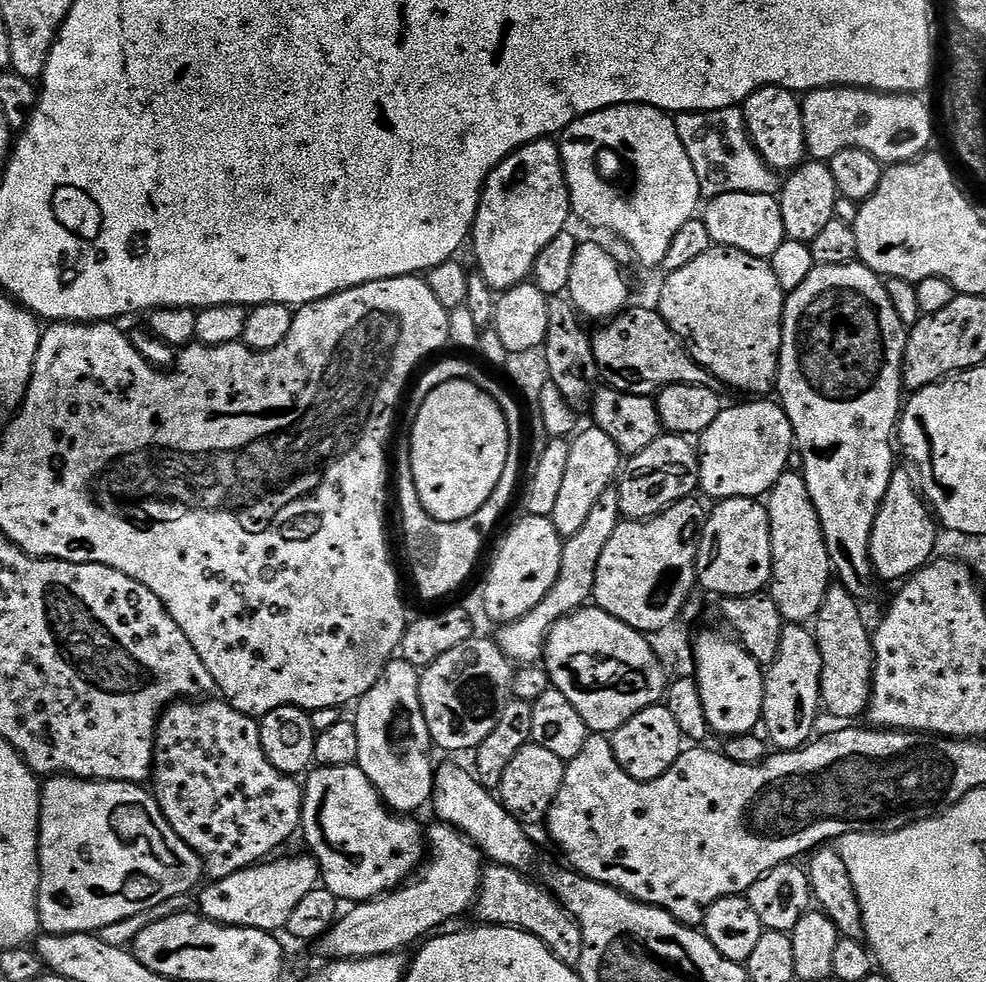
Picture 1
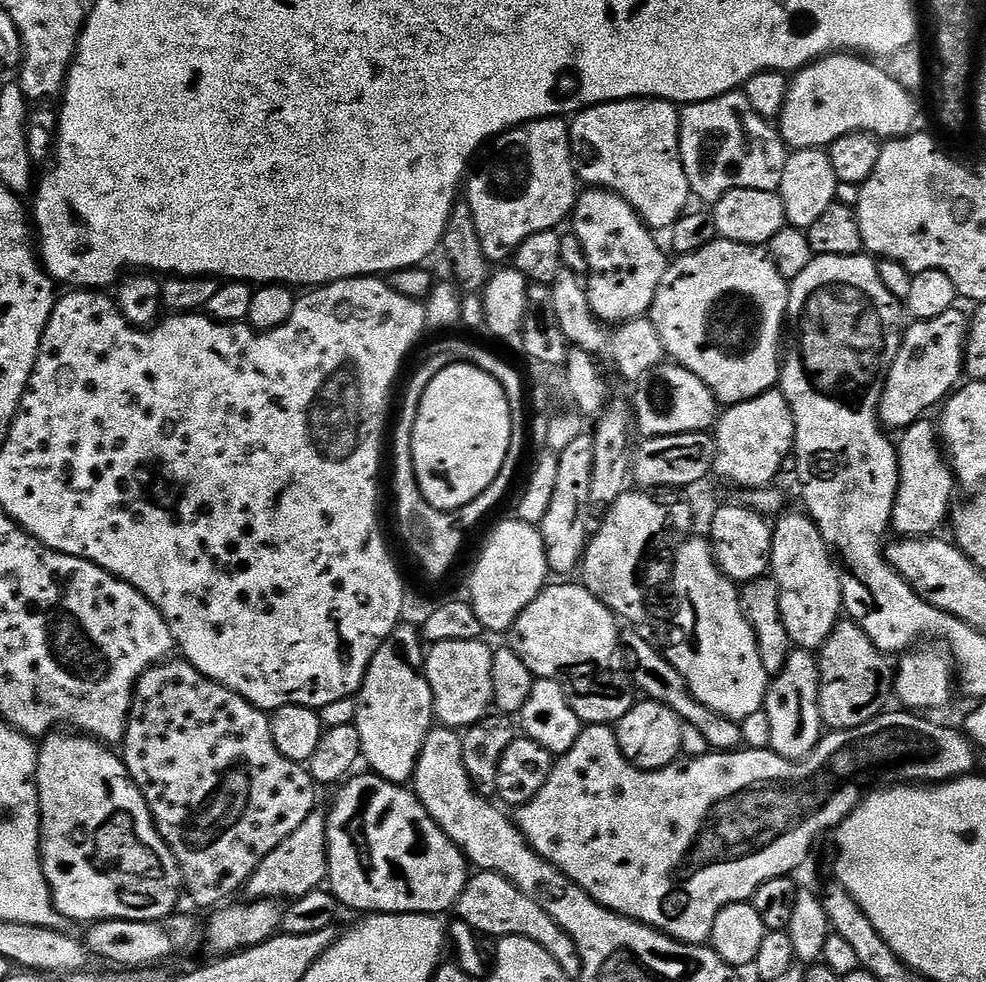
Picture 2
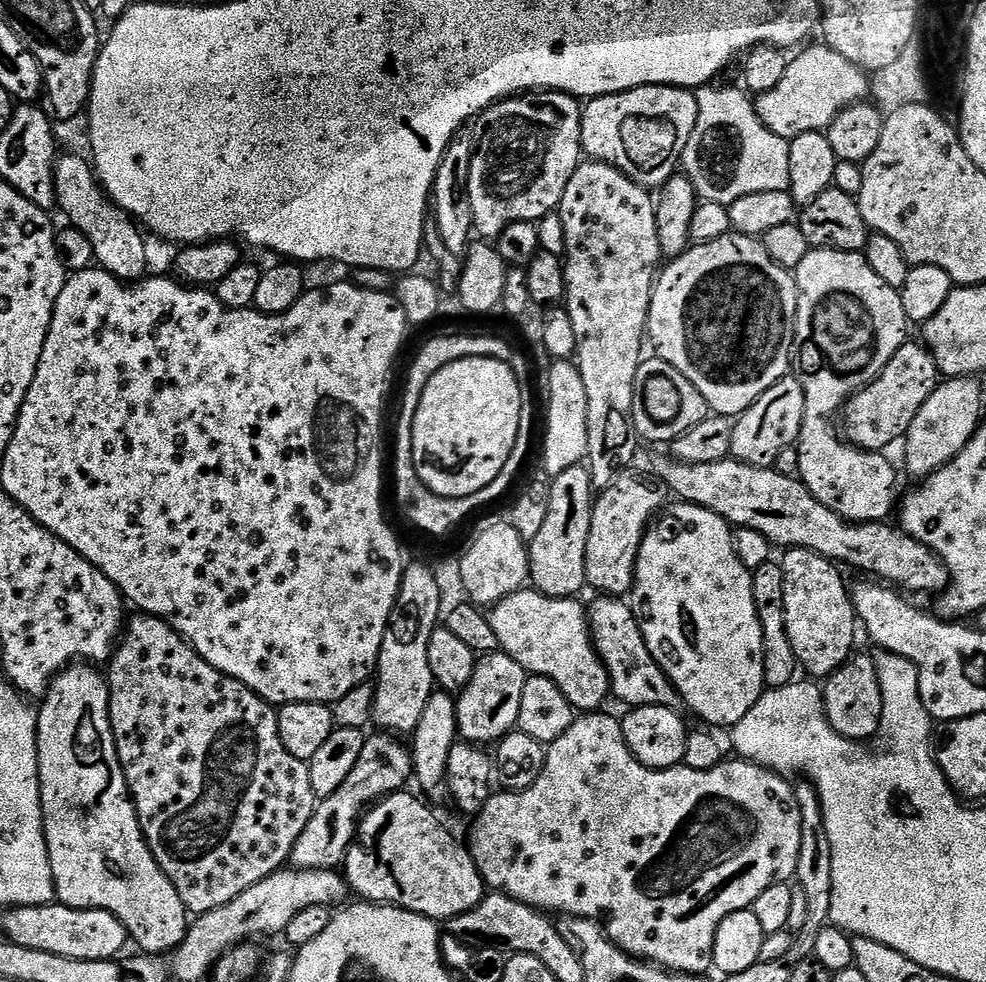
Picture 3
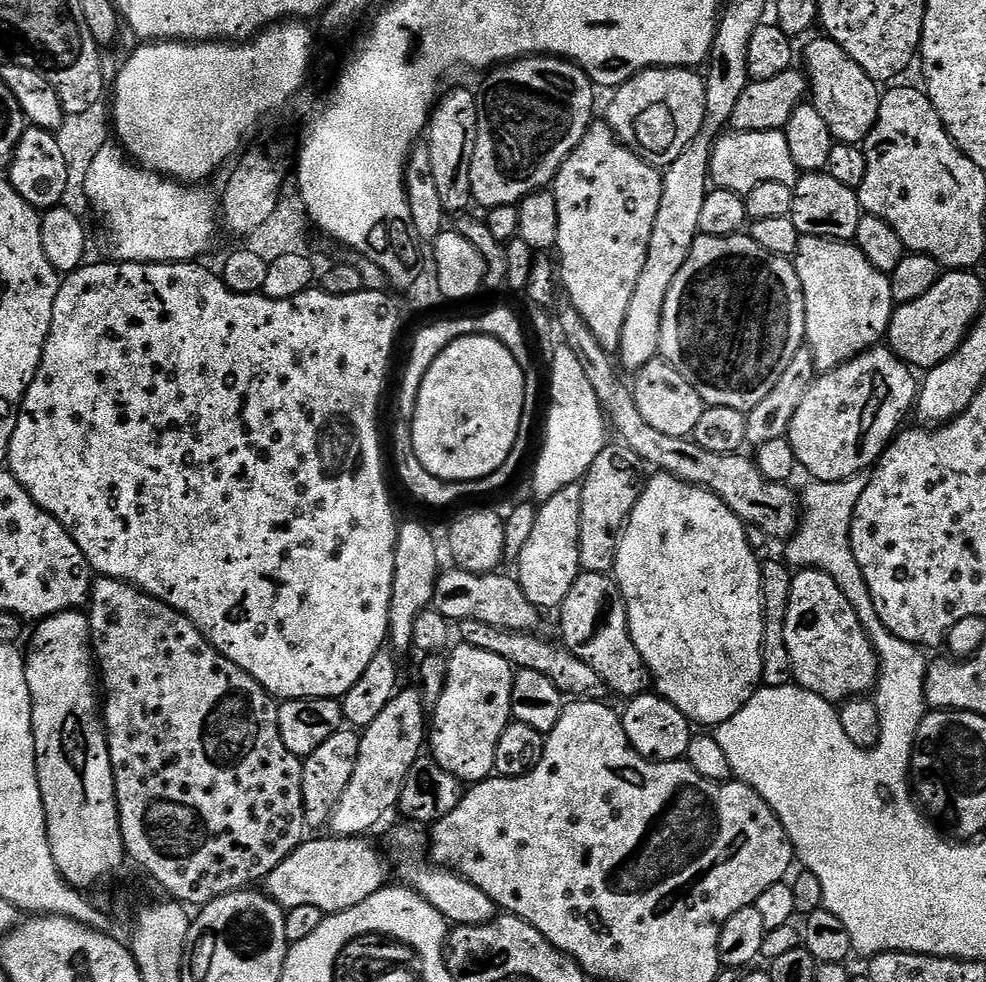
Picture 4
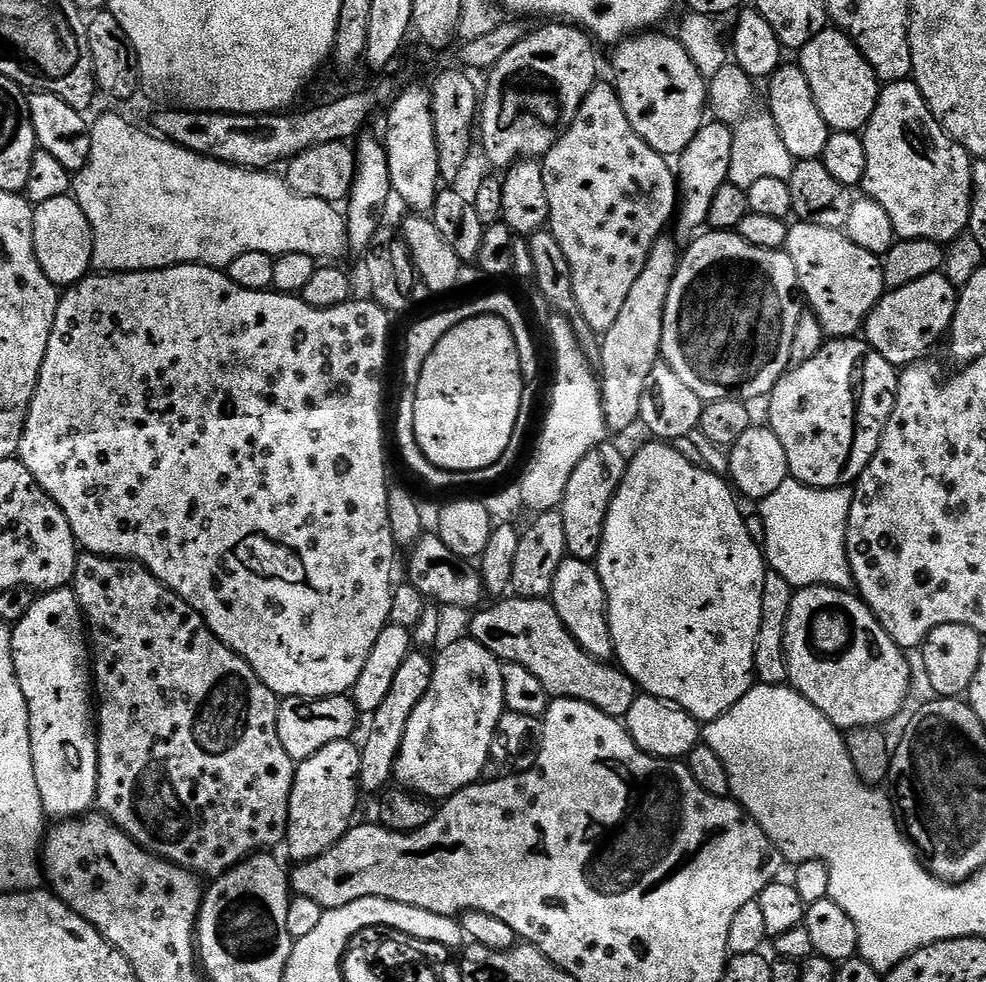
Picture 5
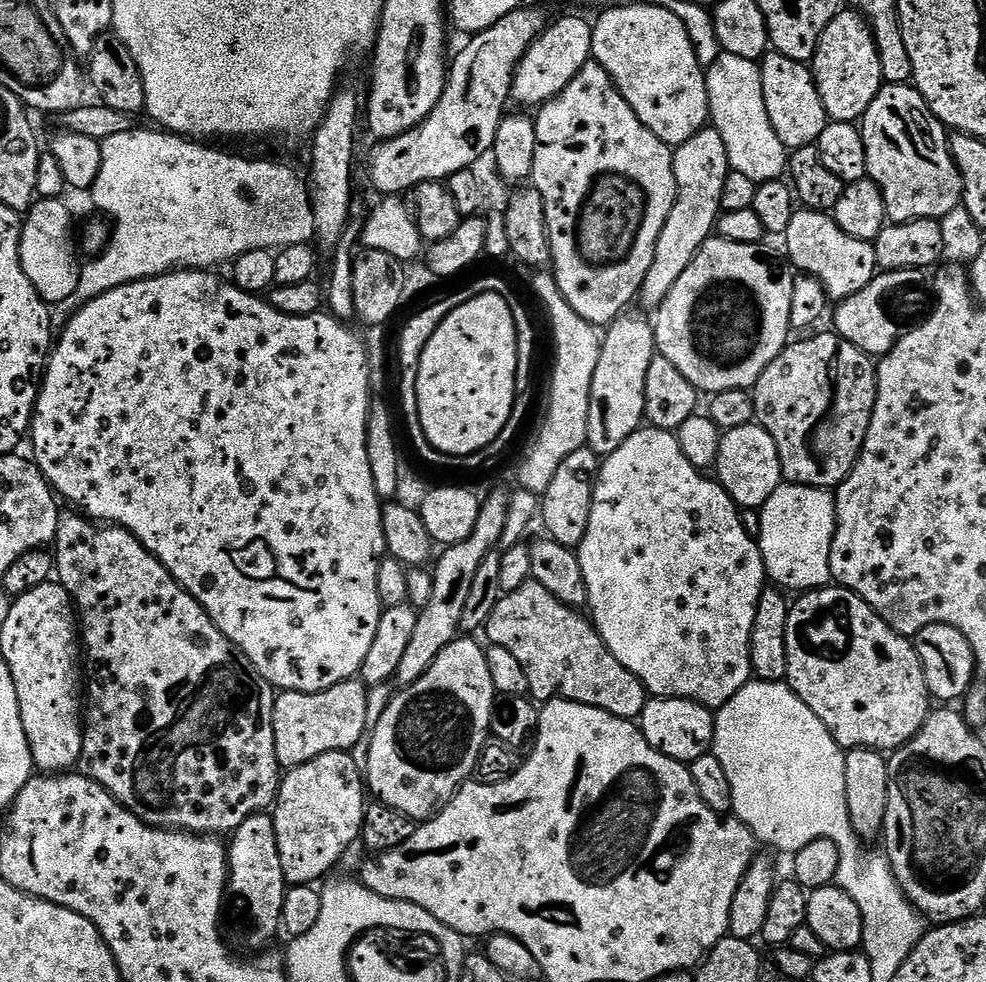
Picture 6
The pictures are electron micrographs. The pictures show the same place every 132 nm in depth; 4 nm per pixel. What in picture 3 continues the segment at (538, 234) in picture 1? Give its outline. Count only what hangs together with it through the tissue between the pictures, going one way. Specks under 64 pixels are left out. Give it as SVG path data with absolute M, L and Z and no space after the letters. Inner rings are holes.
M532 90L527 94L511 96L508 100L499 100L483 113L484 133L479 133L468 179L470 210L474 214L474 232L477 237L488 242L495 241L502 230L506 230L506 226L514 222L538 222L559 209L562 194L566 194L566 186L582 162L581 111L581 101L575 96L565 92Z

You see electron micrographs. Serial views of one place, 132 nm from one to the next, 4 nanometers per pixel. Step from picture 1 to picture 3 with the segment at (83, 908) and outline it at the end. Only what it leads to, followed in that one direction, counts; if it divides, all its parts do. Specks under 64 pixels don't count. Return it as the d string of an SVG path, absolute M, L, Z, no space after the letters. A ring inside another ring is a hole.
M76 662L58 673L52 679L52 685L42 697L44 705L38 708L36 718L36 745L38 746L38 770L40 771L40 805L44 811L44 837L48 847L50 866L54 874L54 886L56 887L56 900L71 908L101 908L110 914L114 914L128 928L128 934L133 945L137 944L141 953L149 956L160 956L177 948L188 933L190 913L184 907L182 898L178 898L178 890L166 878L166 874L158 866L154 854L144 837L144 831L140 825L140 819L136 808L132 805L132 797L128 795L128 783L124 777L124 771L118 758L116 739L112 733L112 719L108 716L108 682L105 673L99 667L88 662Z

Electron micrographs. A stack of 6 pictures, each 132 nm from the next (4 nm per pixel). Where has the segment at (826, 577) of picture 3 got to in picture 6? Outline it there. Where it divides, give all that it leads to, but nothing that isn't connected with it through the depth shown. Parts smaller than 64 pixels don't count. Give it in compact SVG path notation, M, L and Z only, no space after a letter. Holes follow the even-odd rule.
M813 588L797 600L789 607L786 622L786 683L792 693L822 718L822 726L845 750L875 748L891 754L910 742L930 711L915 643L895 632L849 588Z

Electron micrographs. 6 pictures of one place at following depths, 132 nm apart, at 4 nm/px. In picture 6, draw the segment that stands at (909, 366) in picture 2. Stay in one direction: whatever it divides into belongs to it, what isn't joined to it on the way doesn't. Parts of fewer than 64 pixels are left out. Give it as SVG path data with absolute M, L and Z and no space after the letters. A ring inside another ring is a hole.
M835 331L811 336L800 338L797 344L796 341L789 343L782 354L762 370L762 378L758 378L755 388L751 389L756 407L755 423L763 426L770 438L774 438L774 446L778 446L780 475L787 483L835 490L856 464L866 442L866 430L870 430L876 401L876 364L873 357L858 350L858 346L849 340L837 336Z

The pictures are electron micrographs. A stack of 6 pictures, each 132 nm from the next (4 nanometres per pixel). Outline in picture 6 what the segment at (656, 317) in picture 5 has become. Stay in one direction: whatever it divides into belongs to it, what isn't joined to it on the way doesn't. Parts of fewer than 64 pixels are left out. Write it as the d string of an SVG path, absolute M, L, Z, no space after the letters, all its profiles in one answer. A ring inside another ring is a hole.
M622 314L607 327L592 380L586 446L601 458L618 450L645 419L646 373L656 355L655 329L649 321L628 315Z

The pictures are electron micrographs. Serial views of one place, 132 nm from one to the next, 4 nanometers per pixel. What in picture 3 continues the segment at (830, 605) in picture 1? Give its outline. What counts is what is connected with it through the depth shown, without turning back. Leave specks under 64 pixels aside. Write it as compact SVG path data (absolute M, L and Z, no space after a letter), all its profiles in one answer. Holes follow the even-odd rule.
M853 655L836 672L827 677L822 684L824 713L828 716L830 726L839 736L848 740L868 742L880 731L882 718L882 694L878 682L878 669L875 659L870 655Z

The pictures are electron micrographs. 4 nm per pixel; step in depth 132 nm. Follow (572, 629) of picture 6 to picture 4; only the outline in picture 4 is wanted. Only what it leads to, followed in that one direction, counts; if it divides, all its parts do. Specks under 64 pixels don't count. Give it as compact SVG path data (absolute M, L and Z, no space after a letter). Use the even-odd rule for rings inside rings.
M465 620L460 628L462 628L461 639L465 643L475 646L476 649L489 650L491 653L498 654L506 658L513 667L536 670L538 673L546 674L560 687L561 692L569 697L588 698L596 694L596 691L601 691L600 675L563 646L555 648L552 643L536 637L536 634L507 632L477 620Z

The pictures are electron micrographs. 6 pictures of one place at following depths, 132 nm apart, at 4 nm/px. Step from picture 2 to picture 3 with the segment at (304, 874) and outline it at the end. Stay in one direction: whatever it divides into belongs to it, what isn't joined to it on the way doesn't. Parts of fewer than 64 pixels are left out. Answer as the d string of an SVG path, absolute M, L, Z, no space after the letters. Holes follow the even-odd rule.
M392 734L369 735L362 746L362 754L358 754L358 762L354 762L354 770L346 777L346 782L334 790L334 794L323 797L317 803L310 822L306 822L306 830L294 842L294 850L290 861L291 867L302 870L339 869L344 863L348 847L356 839L356 829L360 826L360 817L366 809L376 801L401 791L407 780L413 779L412 753L407 747L399 744Z

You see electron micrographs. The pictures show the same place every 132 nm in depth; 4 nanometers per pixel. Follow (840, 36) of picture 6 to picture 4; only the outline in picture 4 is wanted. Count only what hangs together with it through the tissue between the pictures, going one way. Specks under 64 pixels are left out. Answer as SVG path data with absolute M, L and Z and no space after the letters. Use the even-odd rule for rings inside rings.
M827 38L814 41L805 50L804 60L808 63L807 75L814 81L810 88L811 99L818 114L826 118L826 126L832 131L833 141L863 145L880 114L882 92L876 89L879 88L877 81L871 80L866 70L862 70L862 66L858 66L858 62L854 62L854 58L850 58L850 54L838 46L838 42Z

